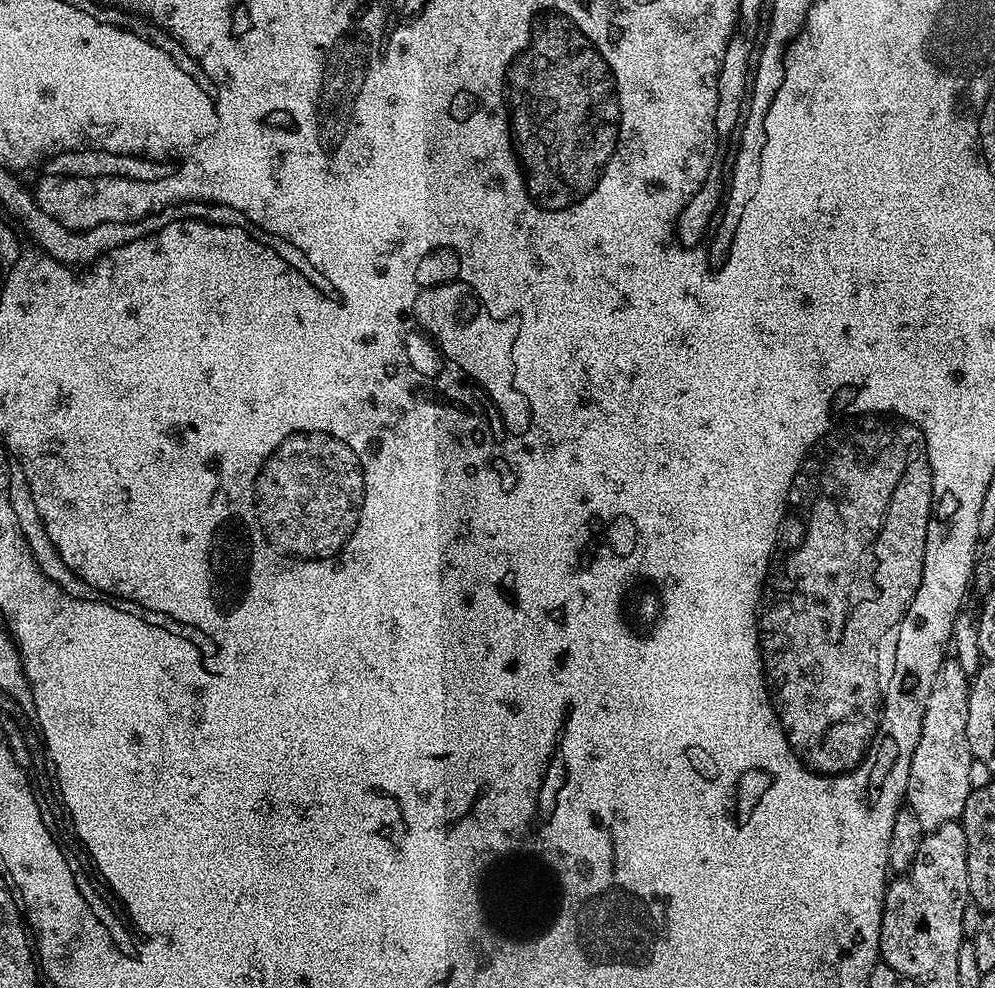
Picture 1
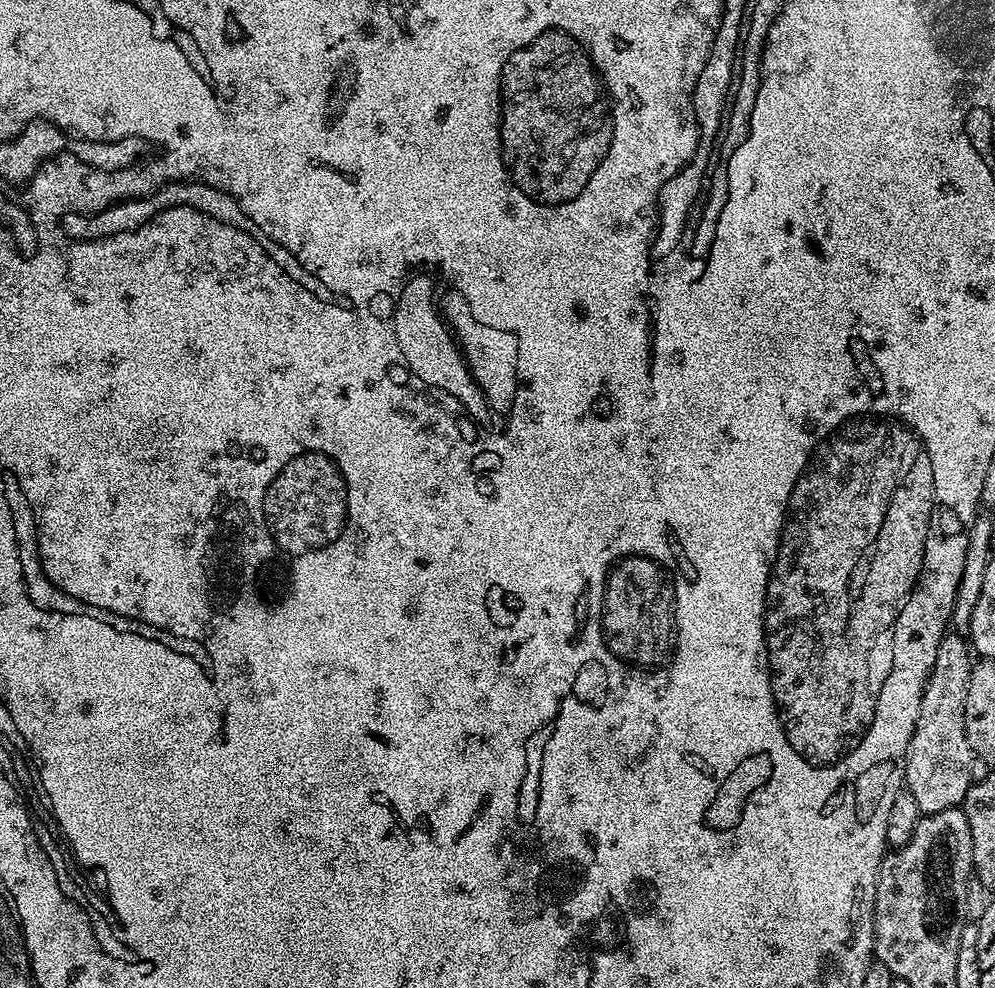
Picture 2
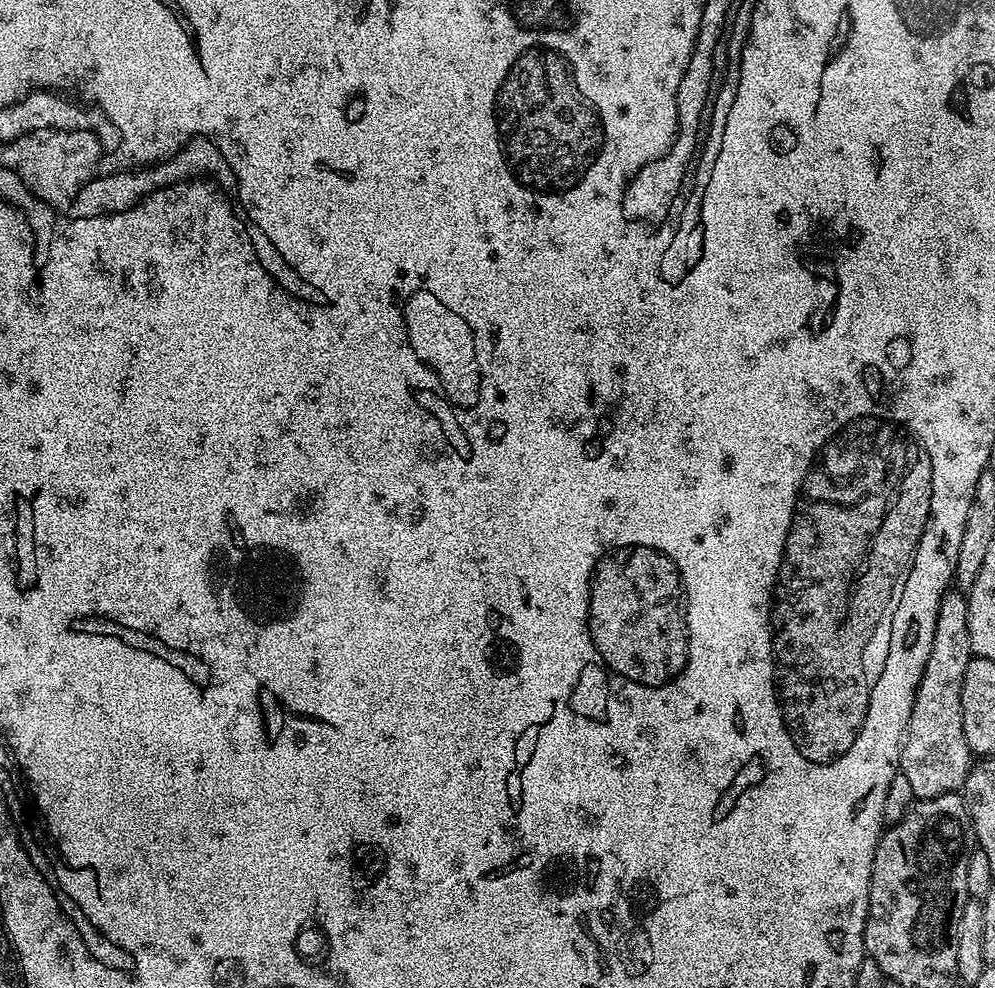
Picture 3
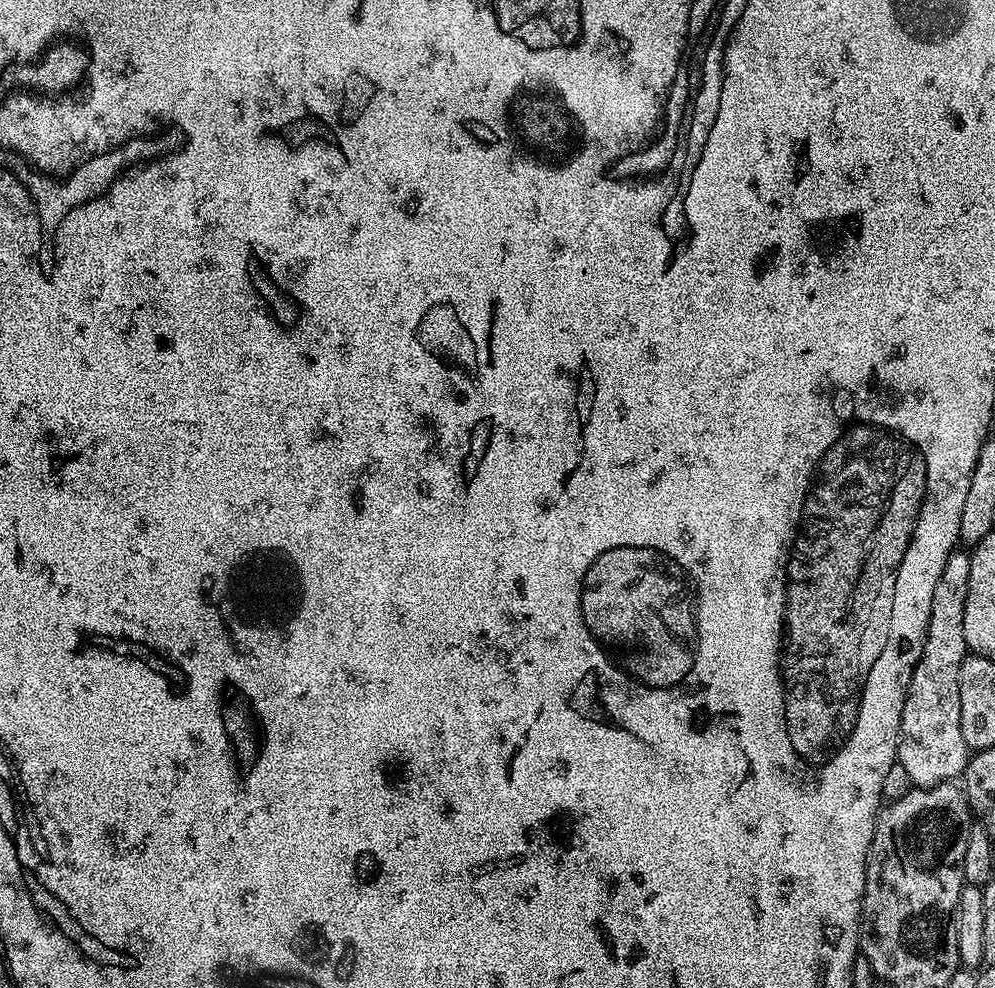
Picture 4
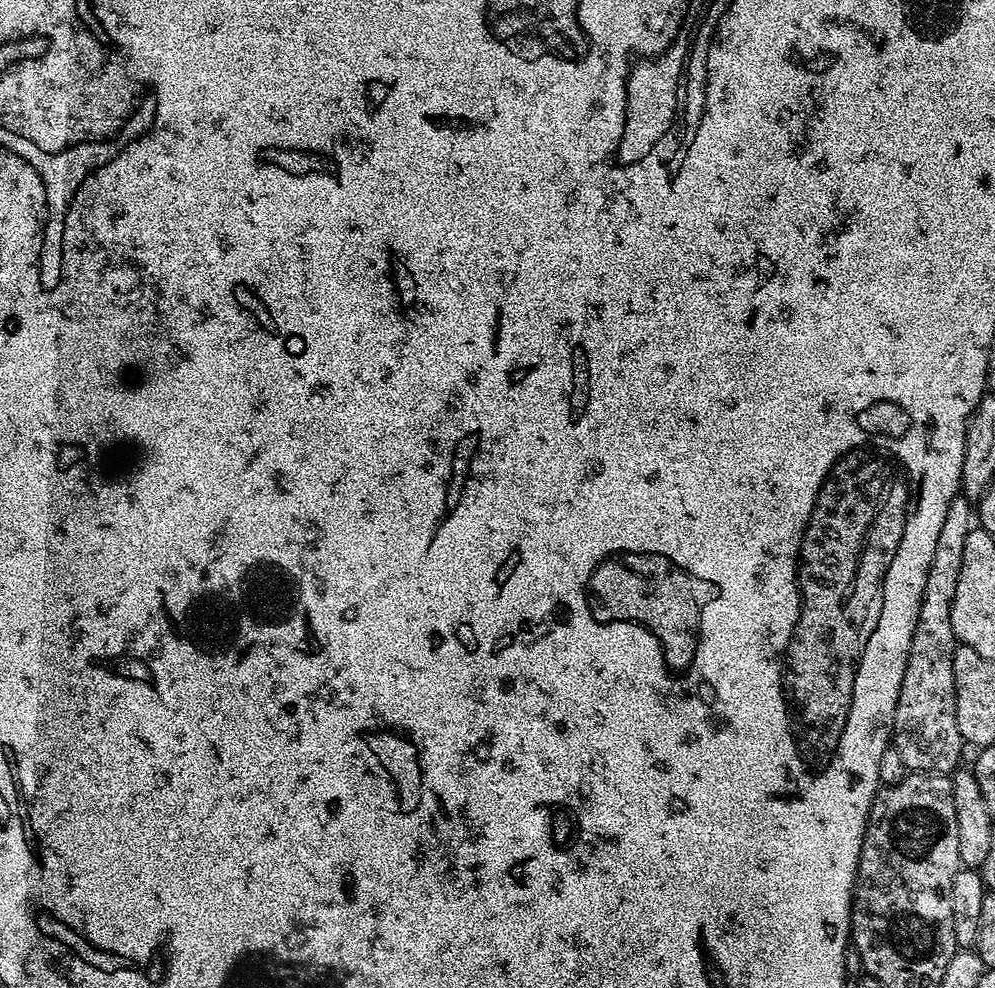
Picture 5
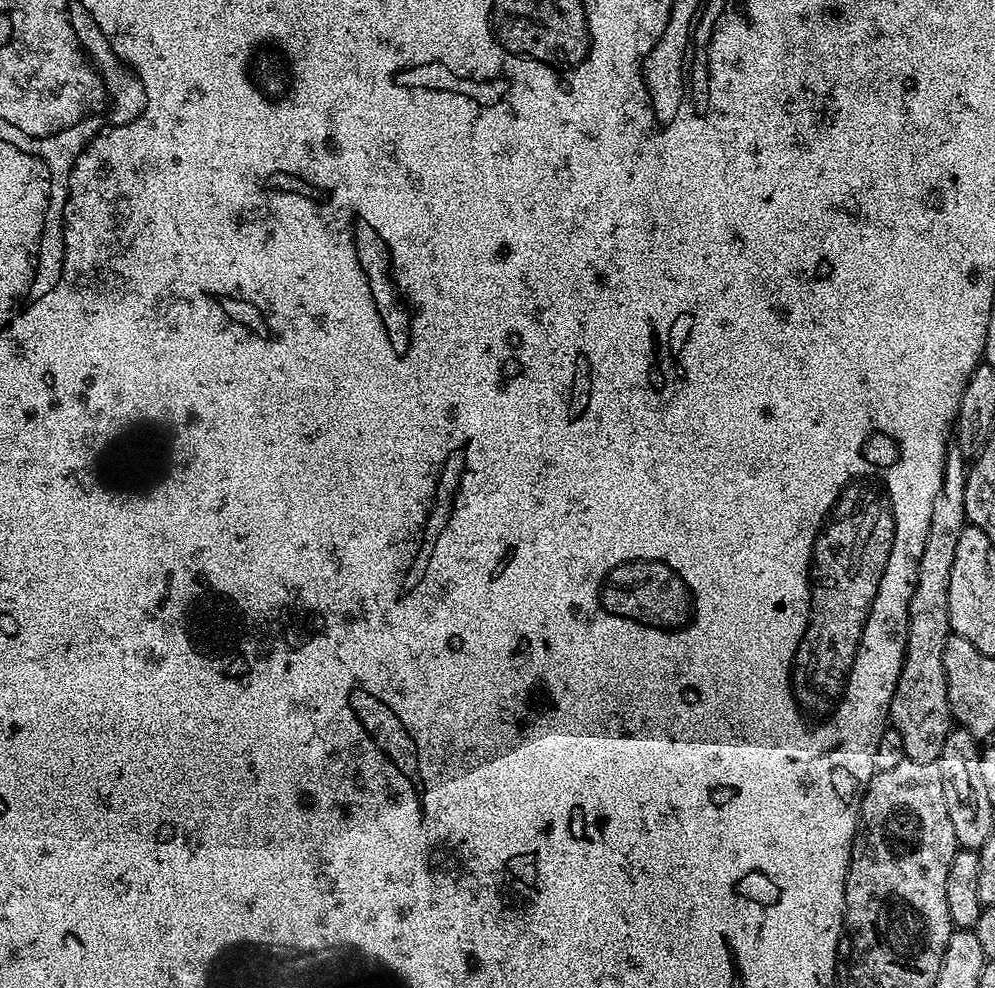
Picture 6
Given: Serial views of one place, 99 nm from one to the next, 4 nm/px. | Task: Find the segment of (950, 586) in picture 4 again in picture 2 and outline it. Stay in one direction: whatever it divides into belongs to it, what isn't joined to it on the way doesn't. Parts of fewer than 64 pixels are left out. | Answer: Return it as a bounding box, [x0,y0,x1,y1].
[904,635,974,814]

